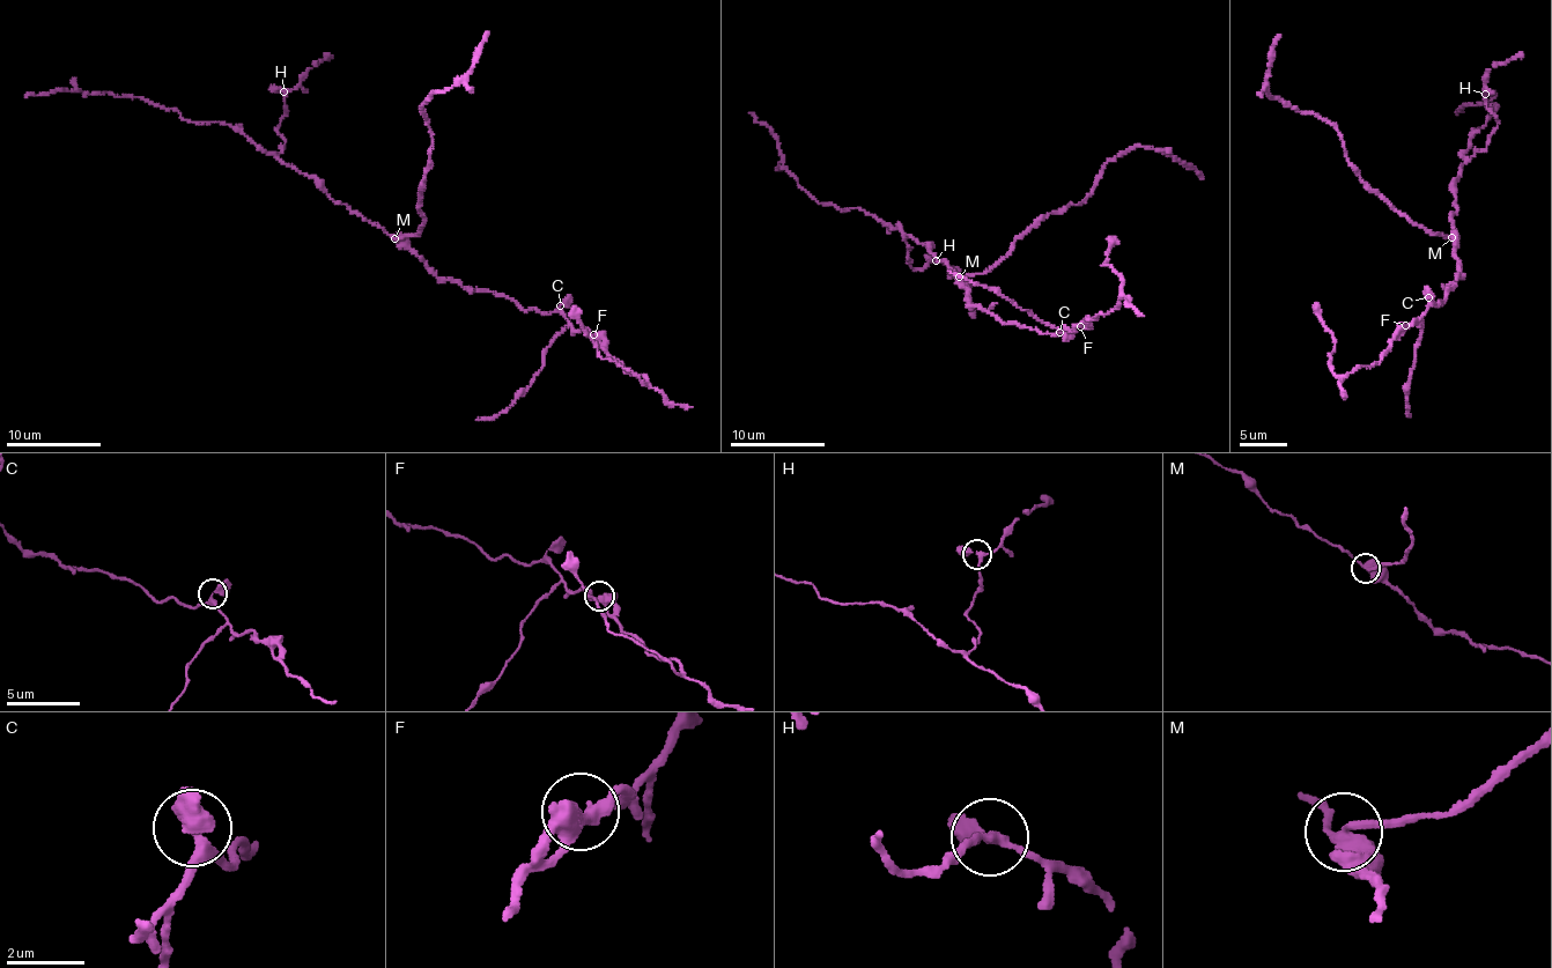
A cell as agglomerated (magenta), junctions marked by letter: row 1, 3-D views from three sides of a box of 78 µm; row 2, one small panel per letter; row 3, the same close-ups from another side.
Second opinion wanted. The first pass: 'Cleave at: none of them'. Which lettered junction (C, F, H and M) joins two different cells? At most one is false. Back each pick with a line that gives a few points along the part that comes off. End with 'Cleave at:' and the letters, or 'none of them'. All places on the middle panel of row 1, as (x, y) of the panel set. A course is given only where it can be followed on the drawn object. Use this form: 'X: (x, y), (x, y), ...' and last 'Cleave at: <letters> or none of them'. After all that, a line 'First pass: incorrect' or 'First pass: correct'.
M: (958, 276), (984, 273), (1017, 238), (1084, 202), (1103, 165), (1137, 147), (1164, 149), (1203, 179)
Cleave at: M
First pass: incorrect

